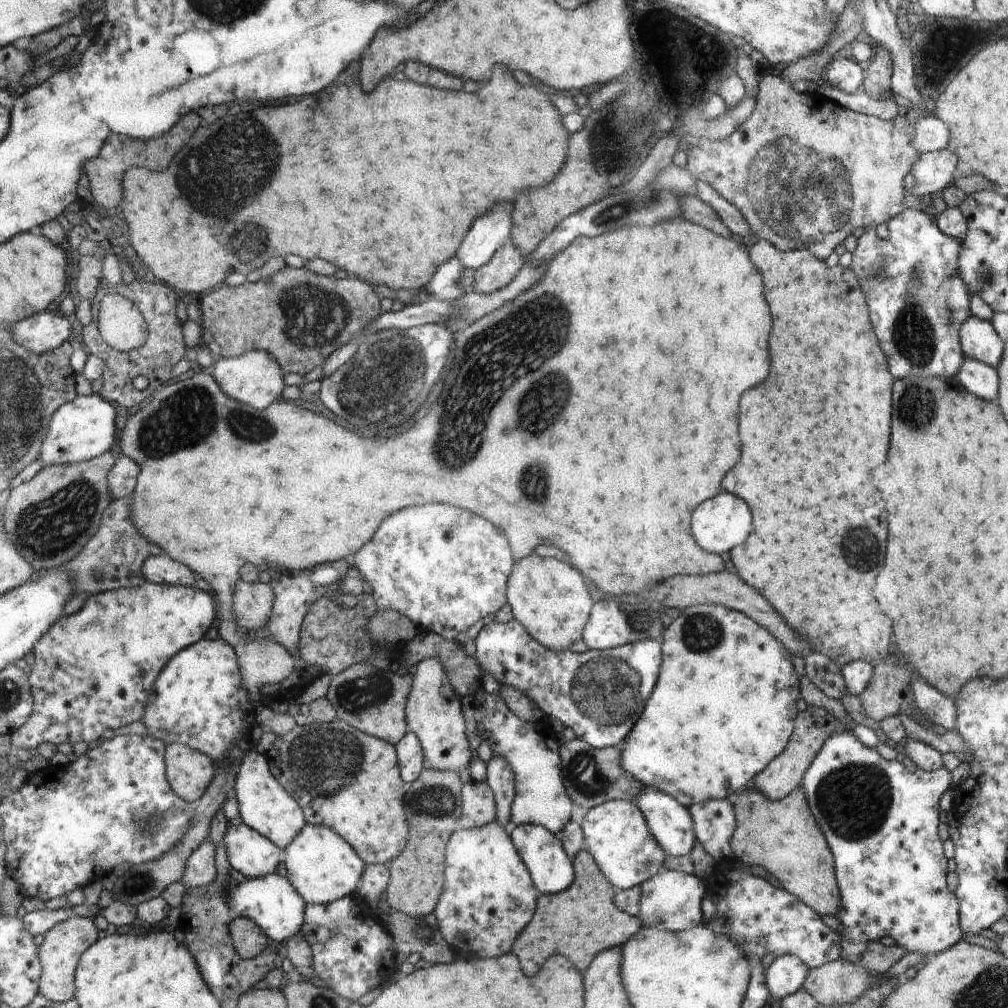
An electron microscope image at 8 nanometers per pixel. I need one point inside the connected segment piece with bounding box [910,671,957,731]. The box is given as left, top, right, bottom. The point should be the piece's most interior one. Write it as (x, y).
(937, 708)

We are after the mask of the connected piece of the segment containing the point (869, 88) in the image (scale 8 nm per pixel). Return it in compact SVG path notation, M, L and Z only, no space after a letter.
M880 48L874 54L874 60L870 64L870 68L866 70L865 85L863 90L869 96L885 97L890 94L890 79L892 74L892 58L890 54L886 54L886 50Z

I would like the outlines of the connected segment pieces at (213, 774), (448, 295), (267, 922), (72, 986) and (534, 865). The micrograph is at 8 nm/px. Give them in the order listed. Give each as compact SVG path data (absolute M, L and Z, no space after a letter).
M180 742L168 746L166 762L170 784L186 802L200 801L217 777L216 762L210 755Z
M455 256L450 261L446 261L437 270L433 280L426 286L428 297L432 296L438 300L455 301L464 296L464 289L460 285L460 277L464 272L462 260Z
M277 872L264 878L246 879L244 883L235 883L230 889L230 908L235 917L246 916L262 927L264 934L271 941L284 942L296 937L302 926L304 916L304 900L289 879Z
M73 916L67 921L56 924L46 934L41 946L41 959L45 968L41 982L41 994L53 999L54 1002L65 1003L76 998L76 968L80 964L82 954L99 941L100 929L95 918Z
M534 824L509 827L509 831L509 836L524 866L528 869L536 890L541 895L562 893L573 884L573 881L576 880L576 870L560 835L546 830L544 826Z

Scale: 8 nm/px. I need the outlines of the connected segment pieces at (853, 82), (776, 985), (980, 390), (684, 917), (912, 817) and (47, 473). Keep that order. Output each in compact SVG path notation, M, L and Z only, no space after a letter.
M850 55L844 58L836 56L826 67L824 80L842 93L856 93L862 84L862 68L857 60L850 60Z
M790 954L778 956L766 969L766 986L776 1001L804 988L810 970L809 964Z
M965 358L956 379L961 386L982 400L997 400L999 392L998 368L992 368L976 358Z
M664 869L640 885L640 916L643 926L661 931L680 932L700 924L700 902L704 896L704 884L696 876L682 871Z
M852 730L841 731L834 734L834 738L830 738L830 742L826 742L826 750L822 750L822 754L818 755L818 762L814 762L814 766L810 767L810 774L806 774L806 782L801 782L800 786L805 791L808 798L810 810L814 810L814 818L818 818L818 822L822 822L822 830L826 834L828 846L832 851L833 857L836 859L835 877L841 892L841 908L838 910L838 919L840 920L840 935L844 941L844 951L841 957L852 964L860 964L862 960L861 946L867 943L880 941L884 936L890 936L898 946L905 948L905 952L920 952L927 956L933 956L948 950L952 945L962 938L961 928L961 908L960 900L956 894L952 894L946 888L946 856L942 852L942 842L938 838L938 826L940 826L940 818L938 818L938 800L940 796L952 788L950 786L950 772L942 767L938 770L926 771L917 768L914 772L908 772L897 759L884 760L878 753L876 748L870 748L861 742Z
M108 451L93 461L45 466L33 479L22 483L12 492L12 498L6 510L6 528L10 538L14 538L18 550L26 554L26 558L30 558L30 562L39 573L67 565L66 562L69 563L70 560L82 554L90 541L100 532L106 510L115 499L113 491L110 490L109 478L117 462L116 454Z

